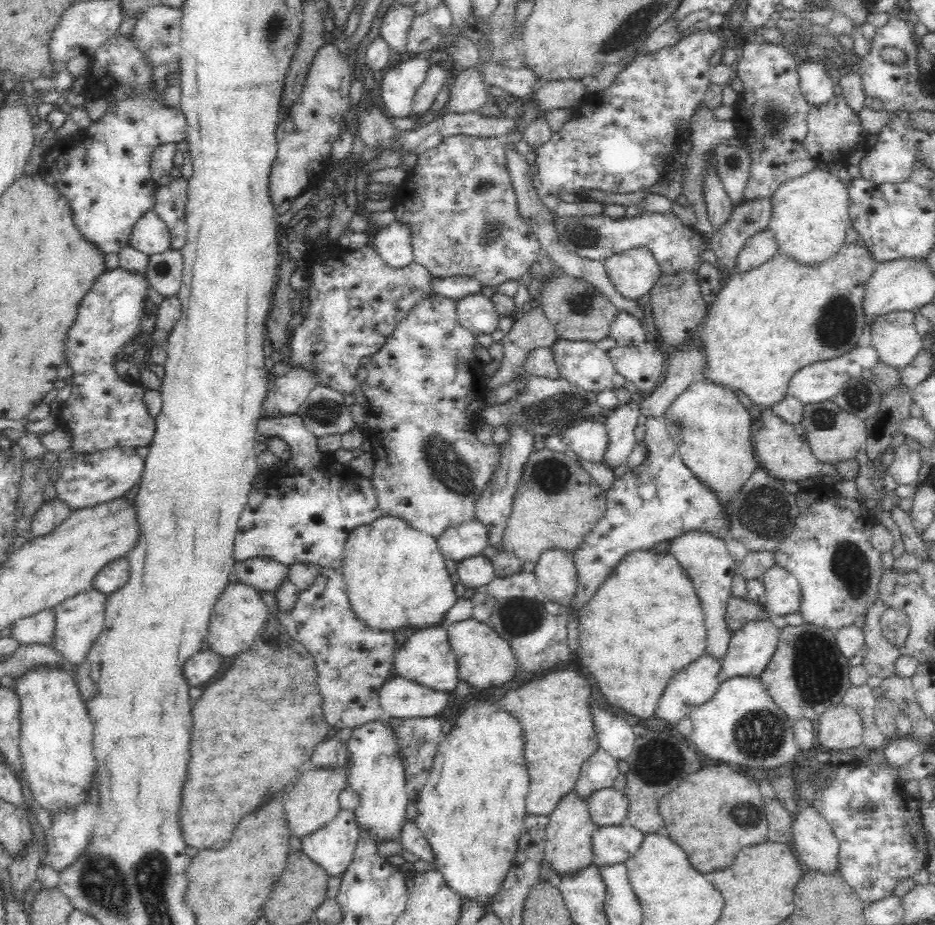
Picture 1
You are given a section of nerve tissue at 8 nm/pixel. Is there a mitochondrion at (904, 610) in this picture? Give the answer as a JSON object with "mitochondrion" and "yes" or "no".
{"mitochondrion":"no"}

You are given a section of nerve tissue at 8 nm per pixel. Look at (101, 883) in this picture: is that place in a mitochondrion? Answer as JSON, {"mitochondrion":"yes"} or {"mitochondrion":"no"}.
{"mitochondrion":"yes"}

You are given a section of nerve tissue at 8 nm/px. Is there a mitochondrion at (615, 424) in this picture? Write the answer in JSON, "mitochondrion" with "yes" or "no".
{"mitochondrion":"no"}

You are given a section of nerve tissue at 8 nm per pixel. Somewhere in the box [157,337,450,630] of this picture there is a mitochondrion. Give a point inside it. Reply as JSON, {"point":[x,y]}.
{"point":[324,411]}

